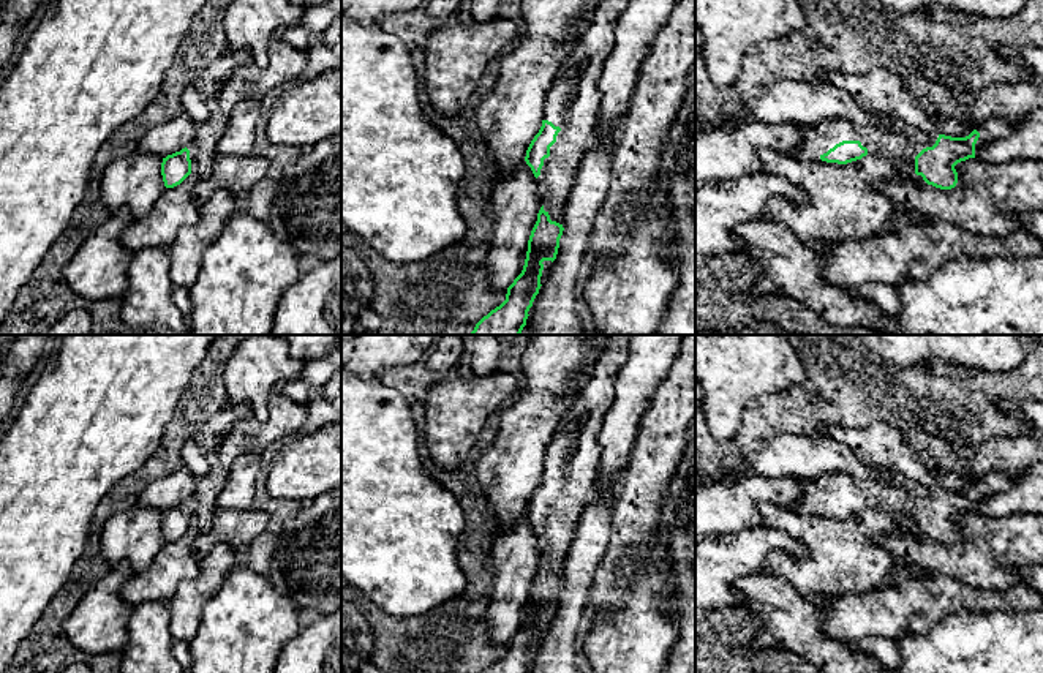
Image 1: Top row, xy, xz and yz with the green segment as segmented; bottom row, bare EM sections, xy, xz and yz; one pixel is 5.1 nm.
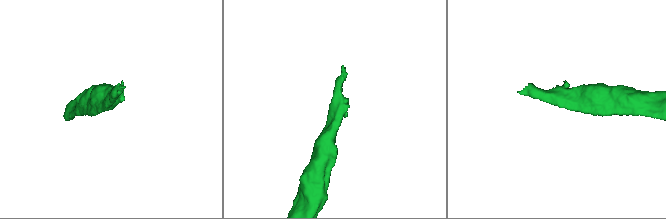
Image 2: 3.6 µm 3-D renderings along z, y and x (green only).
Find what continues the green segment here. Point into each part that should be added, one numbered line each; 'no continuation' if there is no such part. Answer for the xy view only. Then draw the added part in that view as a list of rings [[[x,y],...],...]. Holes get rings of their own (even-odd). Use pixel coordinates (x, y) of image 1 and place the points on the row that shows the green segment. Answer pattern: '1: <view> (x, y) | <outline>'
1: xy (203, 147) | [[[212,95],[207,103],[210,115],[201,125],[196,125],[194,136],[186,145],[190,150],[191,172],[198,175],[198,180],[212,175],[217,145],[228,123],[228,115],[221,112],[217,95]]]

